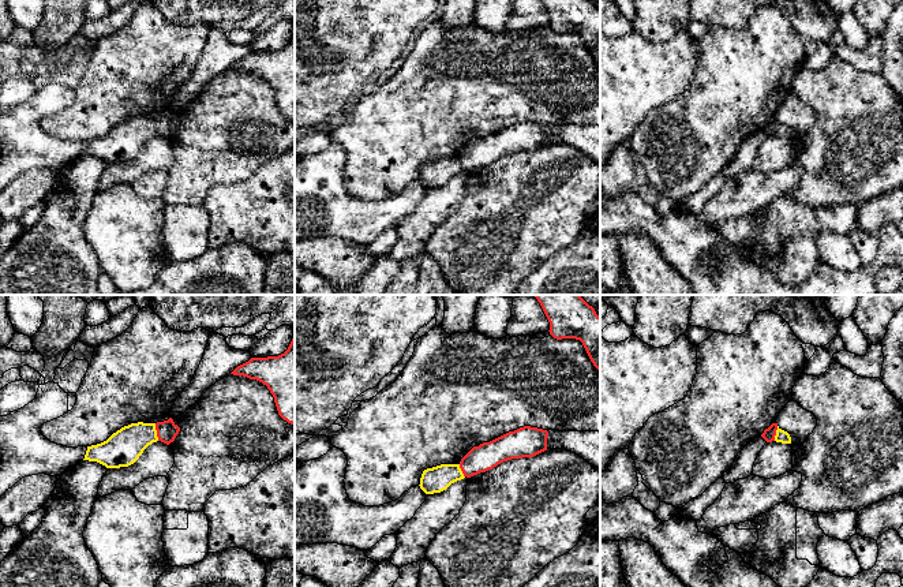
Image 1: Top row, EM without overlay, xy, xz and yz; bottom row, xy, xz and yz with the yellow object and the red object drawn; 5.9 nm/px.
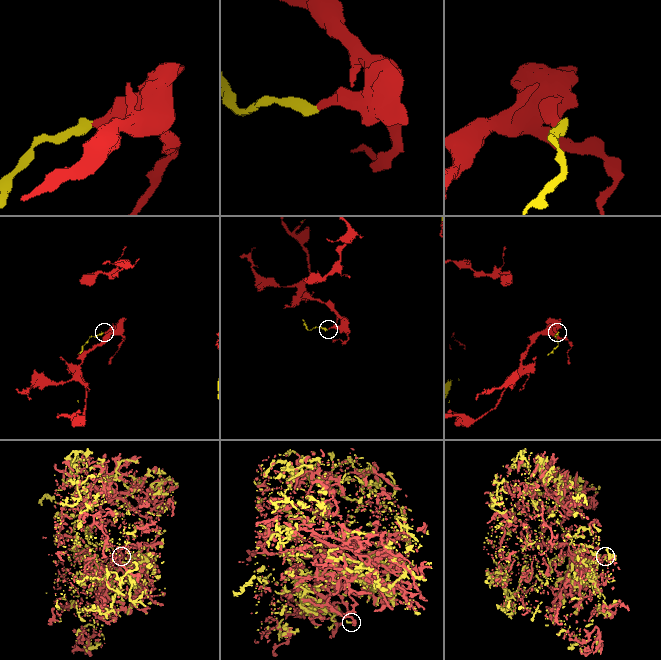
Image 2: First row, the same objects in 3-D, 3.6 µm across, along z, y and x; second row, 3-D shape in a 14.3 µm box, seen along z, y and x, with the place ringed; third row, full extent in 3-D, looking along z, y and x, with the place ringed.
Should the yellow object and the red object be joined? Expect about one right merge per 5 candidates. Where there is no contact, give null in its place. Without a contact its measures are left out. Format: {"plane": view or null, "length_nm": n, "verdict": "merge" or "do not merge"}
{"plane": "xy", "length_nm": 110, "verdict": "do not merge"}

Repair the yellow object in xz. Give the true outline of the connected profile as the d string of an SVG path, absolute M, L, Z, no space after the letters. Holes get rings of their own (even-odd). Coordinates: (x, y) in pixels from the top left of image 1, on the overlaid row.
M441 464L424 470L419 486L426 494L434 494L446 490L452 483L464 478L460 464Z

